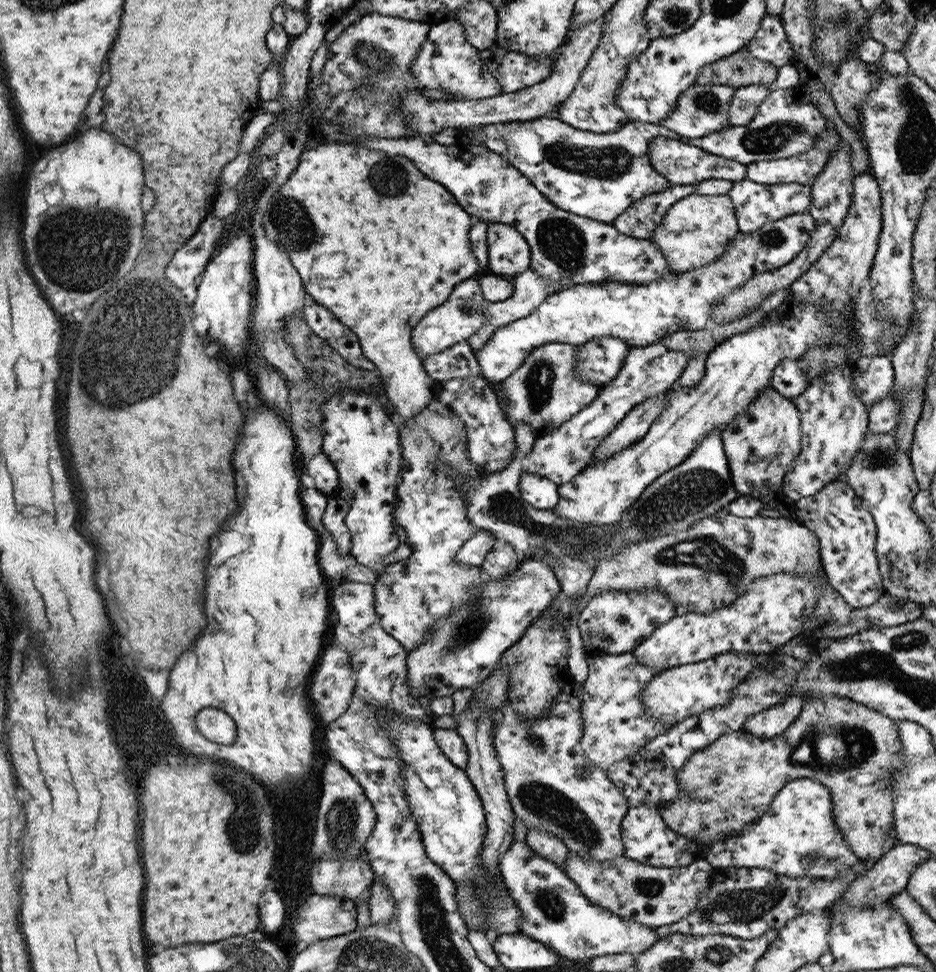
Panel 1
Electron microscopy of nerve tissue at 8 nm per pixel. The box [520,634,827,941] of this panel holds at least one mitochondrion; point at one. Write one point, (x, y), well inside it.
(728, 902)

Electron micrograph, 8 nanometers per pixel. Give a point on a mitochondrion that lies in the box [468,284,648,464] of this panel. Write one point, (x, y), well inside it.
(539, 381)

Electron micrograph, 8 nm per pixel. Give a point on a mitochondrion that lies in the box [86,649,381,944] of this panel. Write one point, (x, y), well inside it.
(240, 826)

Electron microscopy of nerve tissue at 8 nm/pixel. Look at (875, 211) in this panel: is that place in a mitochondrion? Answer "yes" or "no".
no

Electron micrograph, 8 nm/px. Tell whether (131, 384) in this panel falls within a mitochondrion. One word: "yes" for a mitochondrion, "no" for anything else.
yes

